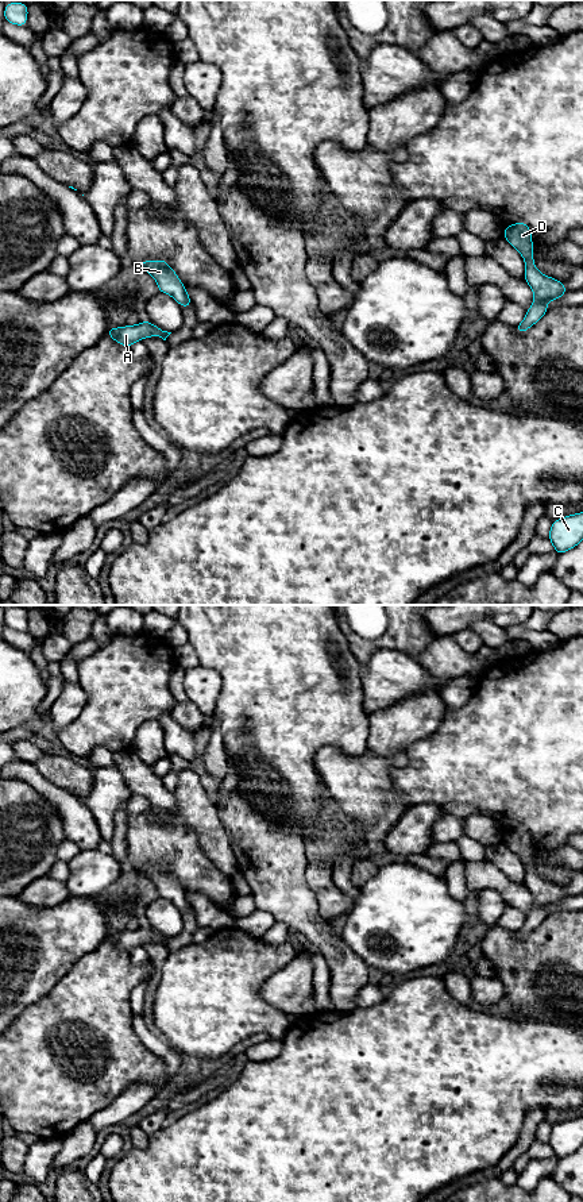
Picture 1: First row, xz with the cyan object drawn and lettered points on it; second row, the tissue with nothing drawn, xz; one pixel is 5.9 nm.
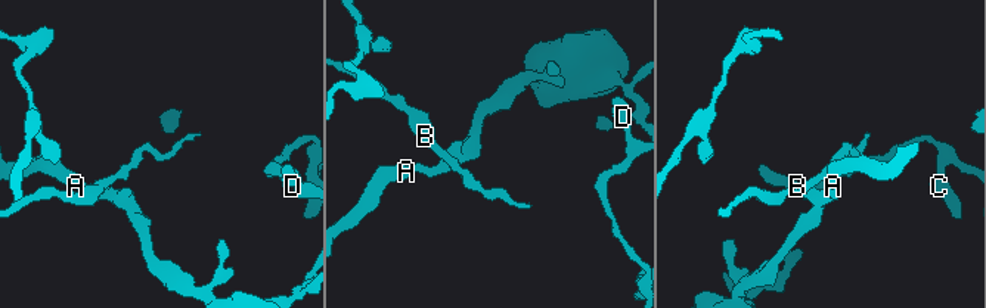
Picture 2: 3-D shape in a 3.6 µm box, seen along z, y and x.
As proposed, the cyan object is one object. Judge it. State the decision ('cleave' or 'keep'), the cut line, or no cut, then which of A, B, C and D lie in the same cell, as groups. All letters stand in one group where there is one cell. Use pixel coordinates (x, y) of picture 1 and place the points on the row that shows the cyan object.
keep | no cut | A B C D

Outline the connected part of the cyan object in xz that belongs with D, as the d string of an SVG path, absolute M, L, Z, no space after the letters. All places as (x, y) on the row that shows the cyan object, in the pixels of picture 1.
M525 221L505 227L502 235L522 255L525 261L524 280L528 282L534 296L534 303L526 311L525 319L514 327L518 334L524 334L548 312L548 301L564 296L568 290L561 281L548 277L536 269L532 231Z

